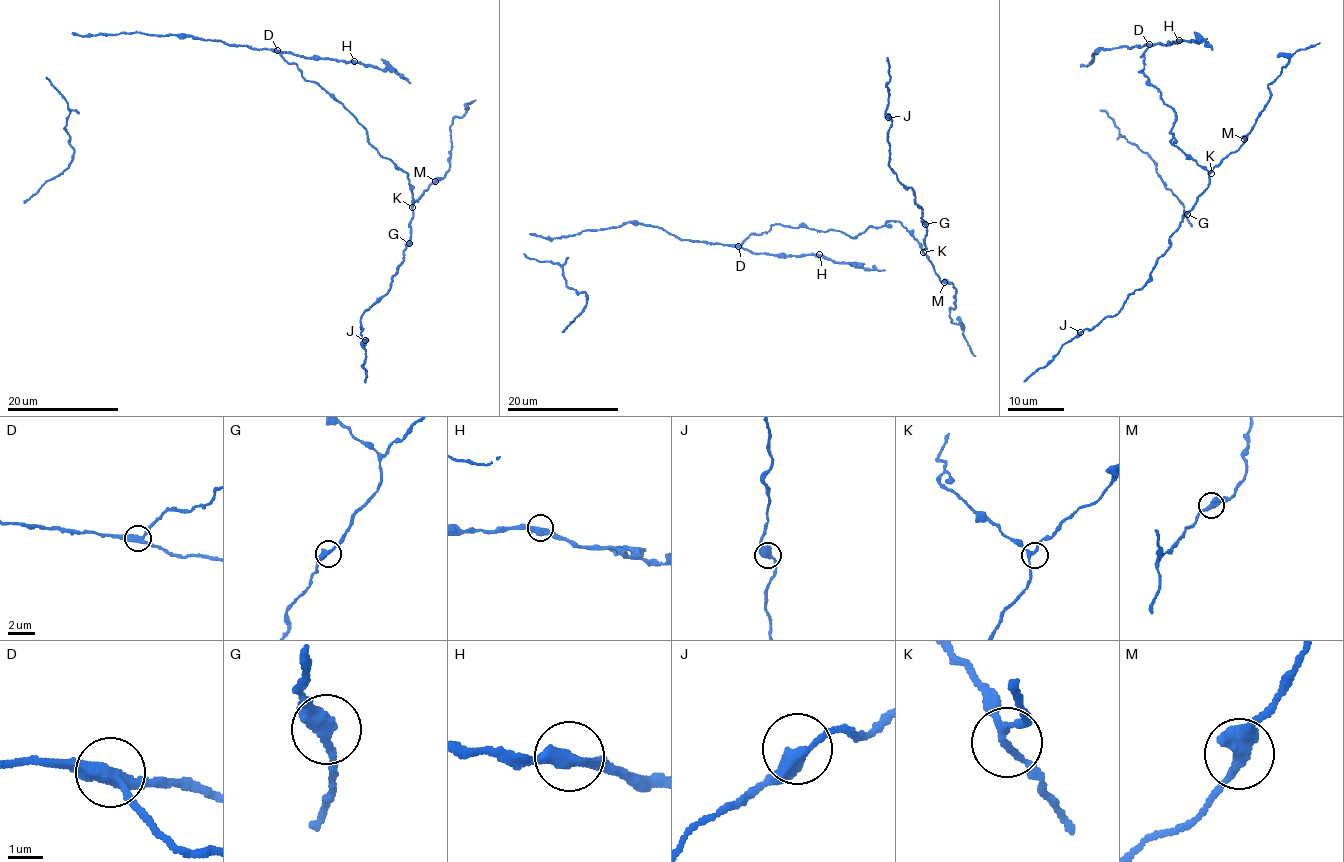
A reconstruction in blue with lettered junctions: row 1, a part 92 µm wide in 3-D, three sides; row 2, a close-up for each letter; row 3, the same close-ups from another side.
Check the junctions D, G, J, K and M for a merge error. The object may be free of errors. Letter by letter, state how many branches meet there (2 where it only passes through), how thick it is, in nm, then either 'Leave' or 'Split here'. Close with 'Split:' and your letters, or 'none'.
D: Branches: 3. Thickness 340 nm. Split here
G: Branches: 2. Thickness 400 nm. Leave
J: Branches: 2. Thickness 440 nm. Leave
K: Branches: 3. Thickness 180 nm. Leave
M: Branches: 2. Thickness 400 nm. Leave
Split: D

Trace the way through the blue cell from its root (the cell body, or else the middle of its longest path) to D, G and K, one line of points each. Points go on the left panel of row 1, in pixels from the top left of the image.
D: (308, 81), (295, 63), (287, 62), (277, 50)
G: (308, 81), (316, 82), (341, 102), (362, 124), (368, 144), (382, 157), (406, 171), (413, 198), (409, 243)
K: (308, 81), (316, 82), (341, 102), (362, 124), (368, 144), (382, 157), (406, 171), (413, 198), (412, 207)

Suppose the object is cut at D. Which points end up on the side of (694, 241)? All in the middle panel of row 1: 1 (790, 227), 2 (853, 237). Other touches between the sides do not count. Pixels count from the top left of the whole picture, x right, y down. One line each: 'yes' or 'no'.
1: no
2: no

